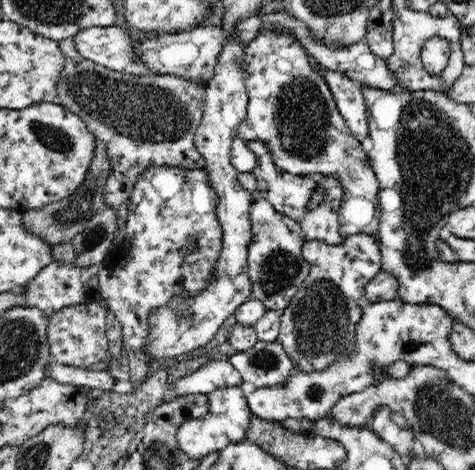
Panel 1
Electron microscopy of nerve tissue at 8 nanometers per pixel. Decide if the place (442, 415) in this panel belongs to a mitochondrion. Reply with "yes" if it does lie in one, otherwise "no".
yes

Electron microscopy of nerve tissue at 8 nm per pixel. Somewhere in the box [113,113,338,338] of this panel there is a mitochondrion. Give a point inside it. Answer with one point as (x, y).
(280, 270)

